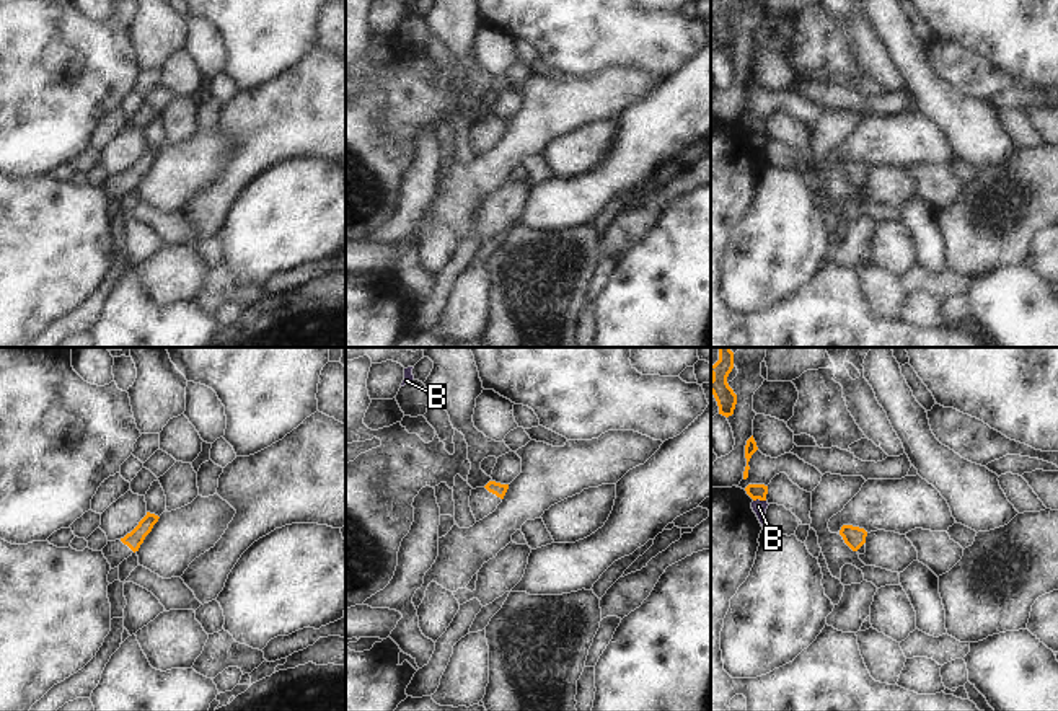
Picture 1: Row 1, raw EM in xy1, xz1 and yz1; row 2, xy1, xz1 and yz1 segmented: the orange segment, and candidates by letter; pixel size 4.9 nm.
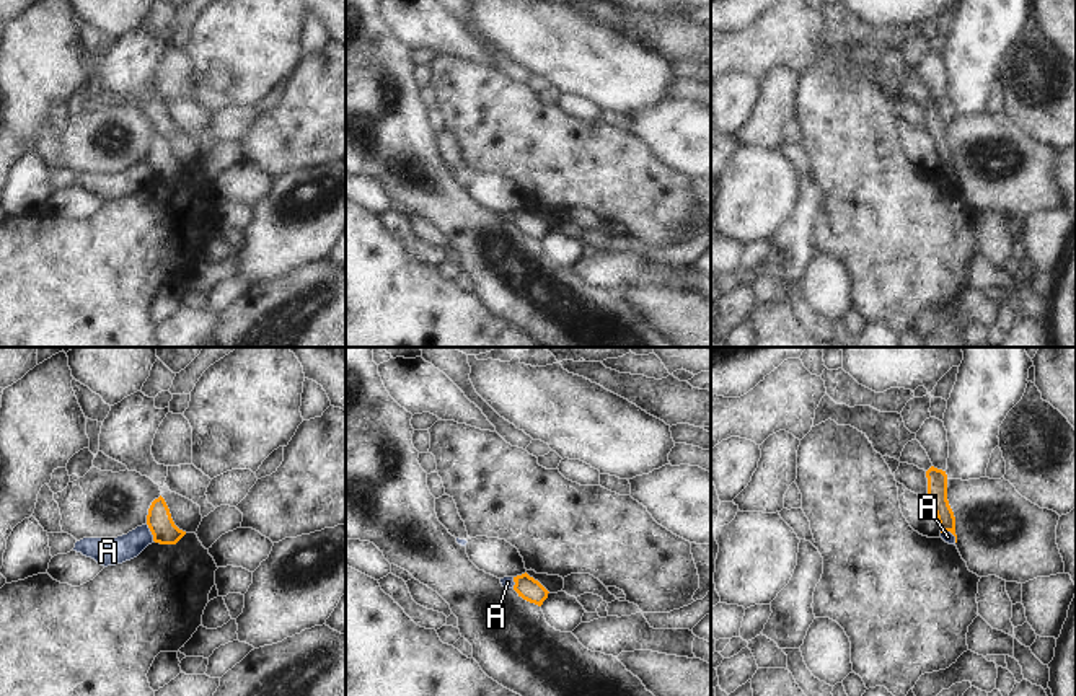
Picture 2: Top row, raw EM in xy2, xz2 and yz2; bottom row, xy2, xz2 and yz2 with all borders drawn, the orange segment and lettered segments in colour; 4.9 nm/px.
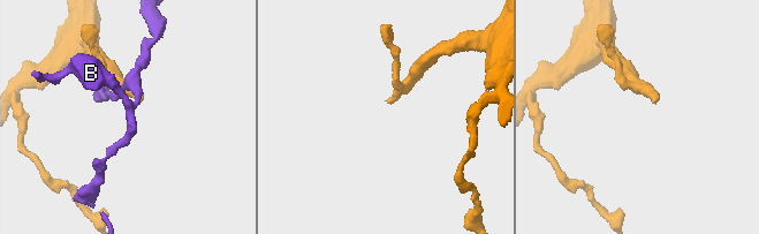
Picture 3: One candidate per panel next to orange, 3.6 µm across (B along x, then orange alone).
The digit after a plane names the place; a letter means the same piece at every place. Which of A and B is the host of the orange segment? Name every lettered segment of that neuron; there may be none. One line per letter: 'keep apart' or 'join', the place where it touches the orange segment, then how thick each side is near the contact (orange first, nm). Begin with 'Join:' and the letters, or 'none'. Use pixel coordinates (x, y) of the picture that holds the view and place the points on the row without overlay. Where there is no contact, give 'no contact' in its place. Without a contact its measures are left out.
Join: none
A: keep apart | xy2 (150, 165) | 120/140 nm
B: keep apart | yz1 (758, 132) | 80/70 nm

